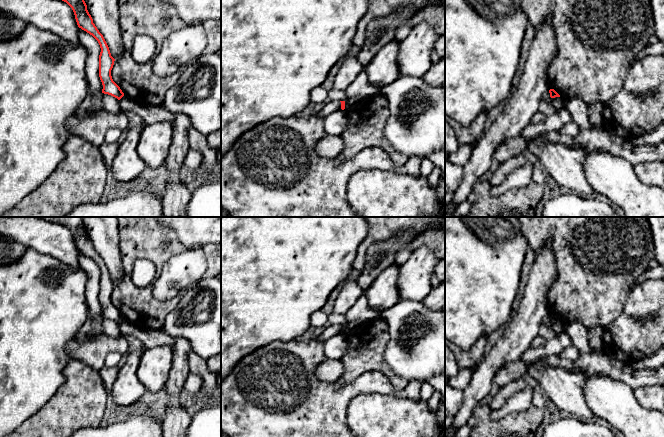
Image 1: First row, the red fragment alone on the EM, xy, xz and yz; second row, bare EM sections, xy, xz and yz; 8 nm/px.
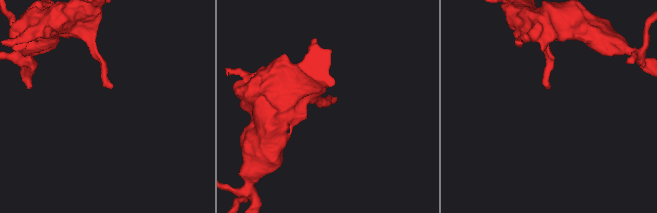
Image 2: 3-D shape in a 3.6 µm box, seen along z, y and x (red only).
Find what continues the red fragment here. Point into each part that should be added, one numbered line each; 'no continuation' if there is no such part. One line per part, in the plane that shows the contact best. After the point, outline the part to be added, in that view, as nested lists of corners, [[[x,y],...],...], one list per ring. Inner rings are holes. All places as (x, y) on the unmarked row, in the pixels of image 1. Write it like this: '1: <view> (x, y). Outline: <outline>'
no continuation

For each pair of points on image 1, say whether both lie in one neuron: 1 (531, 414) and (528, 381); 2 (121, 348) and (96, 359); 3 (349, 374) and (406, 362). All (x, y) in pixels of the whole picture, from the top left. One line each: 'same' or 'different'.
1: different
2: same
3: different

